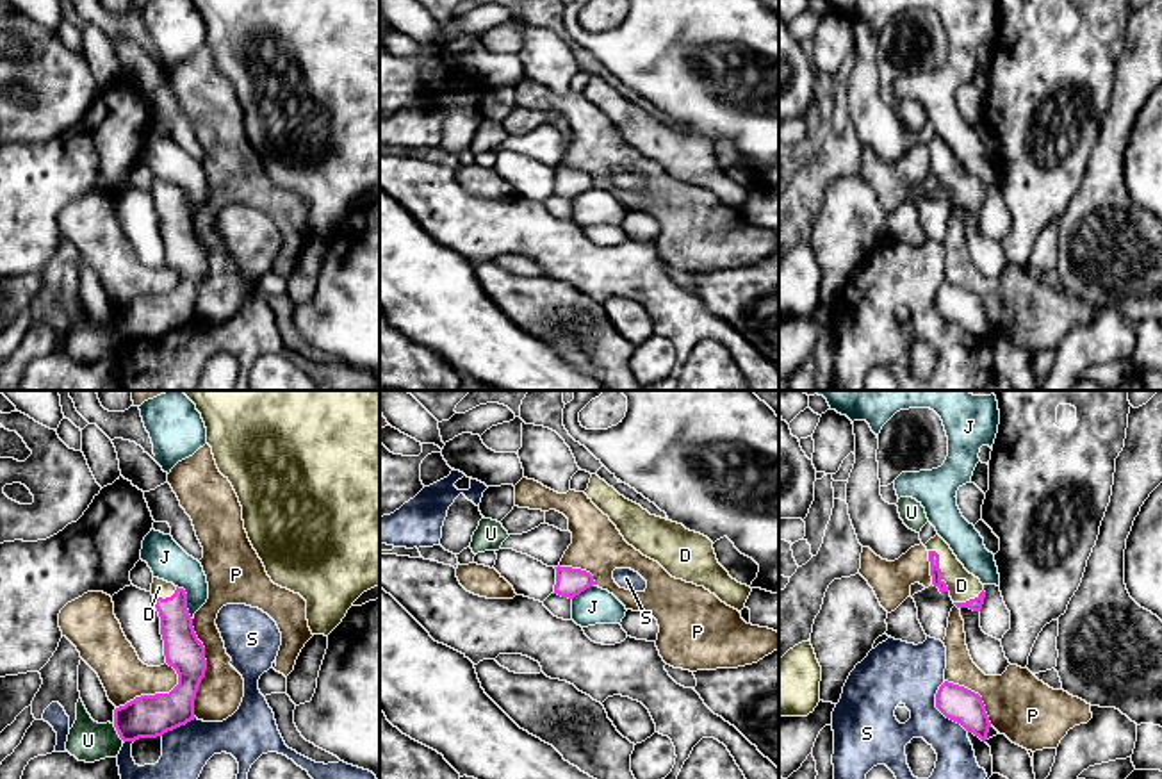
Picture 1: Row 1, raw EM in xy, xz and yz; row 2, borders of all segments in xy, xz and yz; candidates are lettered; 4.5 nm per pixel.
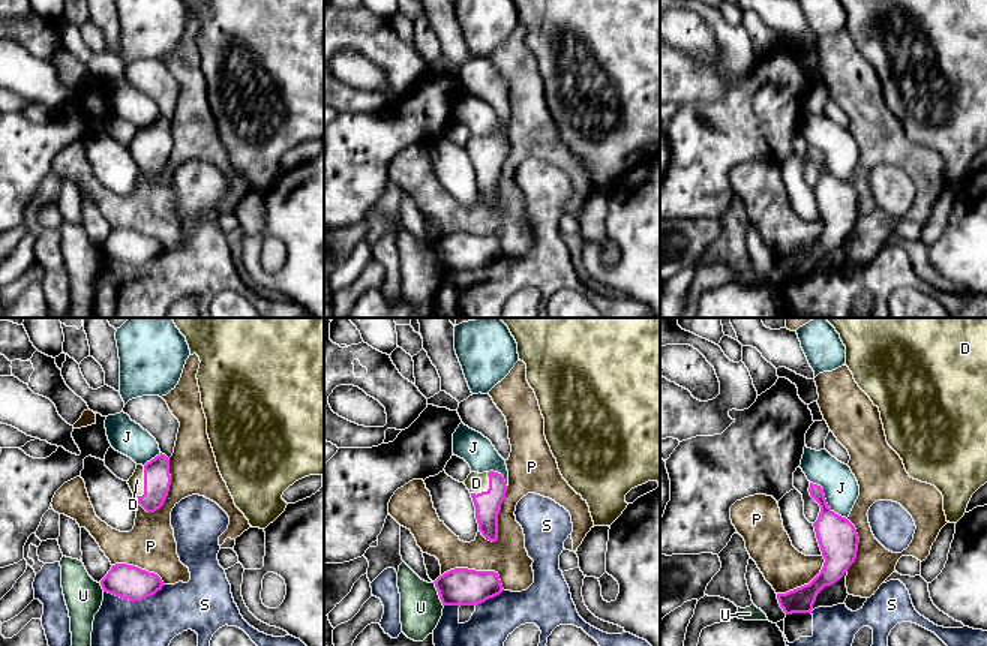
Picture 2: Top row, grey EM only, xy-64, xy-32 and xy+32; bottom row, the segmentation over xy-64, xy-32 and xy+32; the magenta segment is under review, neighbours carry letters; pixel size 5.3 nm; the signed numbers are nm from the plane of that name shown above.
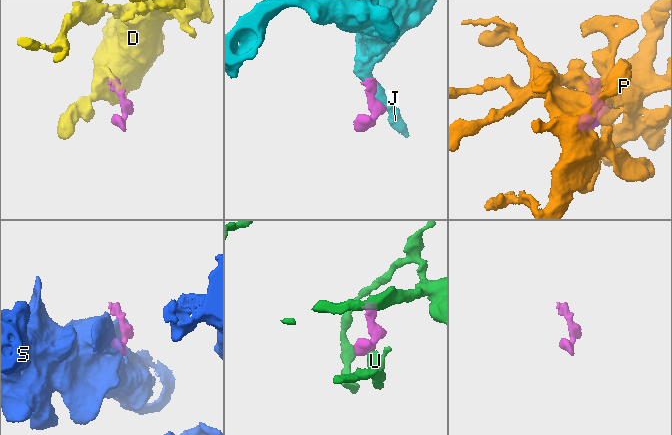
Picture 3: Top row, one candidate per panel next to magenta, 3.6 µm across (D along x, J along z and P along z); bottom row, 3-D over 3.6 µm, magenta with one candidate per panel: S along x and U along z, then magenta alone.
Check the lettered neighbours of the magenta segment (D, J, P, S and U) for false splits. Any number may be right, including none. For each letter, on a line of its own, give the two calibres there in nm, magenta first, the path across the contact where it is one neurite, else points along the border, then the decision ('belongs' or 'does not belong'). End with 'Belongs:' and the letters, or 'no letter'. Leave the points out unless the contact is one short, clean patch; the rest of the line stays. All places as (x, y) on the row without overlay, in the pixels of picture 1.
D: 50/130 nm | across yz (932, 157), (940, 170), (961, 186) | belongs
J: 170/170 nm | does not belong
P: 170/200 nm | does not belong
S: 160/280 nm | along yz (943, 282), (936, 295), (936, 307), (968, 332) | does not belong
U: 190/190 nm | along xy (113, 325), (123, 341) | does not belong
Belongs: D

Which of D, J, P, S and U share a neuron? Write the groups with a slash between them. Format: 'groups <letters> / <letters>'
groups D / J / P / S / U

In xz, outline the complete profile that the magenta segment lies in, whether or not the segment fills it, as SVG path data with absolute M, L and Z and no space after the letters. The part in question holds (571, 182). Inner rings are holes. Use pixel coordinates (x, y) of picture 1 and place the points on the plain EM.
M560 166L554 169L556 169L554 194L561 198L574 200L576 196L595 185L593 176L586 171Z

